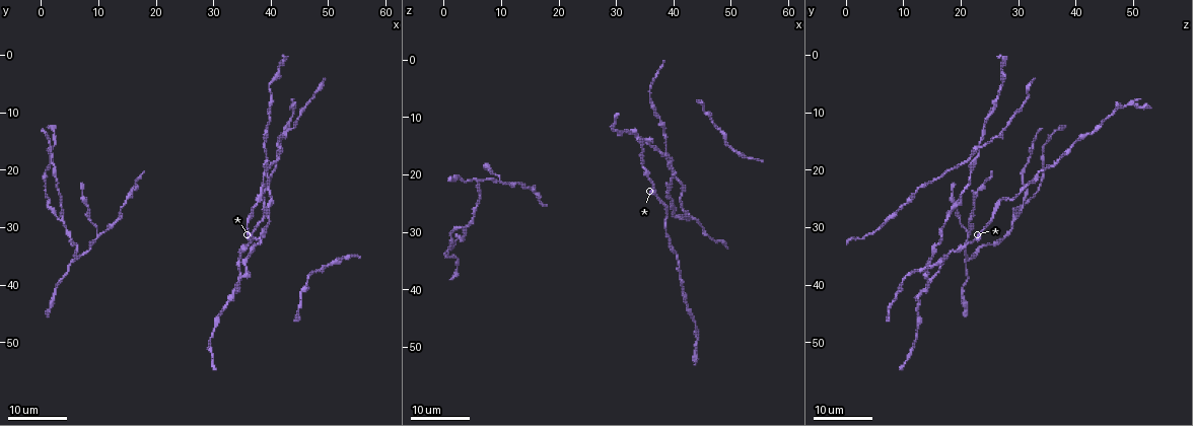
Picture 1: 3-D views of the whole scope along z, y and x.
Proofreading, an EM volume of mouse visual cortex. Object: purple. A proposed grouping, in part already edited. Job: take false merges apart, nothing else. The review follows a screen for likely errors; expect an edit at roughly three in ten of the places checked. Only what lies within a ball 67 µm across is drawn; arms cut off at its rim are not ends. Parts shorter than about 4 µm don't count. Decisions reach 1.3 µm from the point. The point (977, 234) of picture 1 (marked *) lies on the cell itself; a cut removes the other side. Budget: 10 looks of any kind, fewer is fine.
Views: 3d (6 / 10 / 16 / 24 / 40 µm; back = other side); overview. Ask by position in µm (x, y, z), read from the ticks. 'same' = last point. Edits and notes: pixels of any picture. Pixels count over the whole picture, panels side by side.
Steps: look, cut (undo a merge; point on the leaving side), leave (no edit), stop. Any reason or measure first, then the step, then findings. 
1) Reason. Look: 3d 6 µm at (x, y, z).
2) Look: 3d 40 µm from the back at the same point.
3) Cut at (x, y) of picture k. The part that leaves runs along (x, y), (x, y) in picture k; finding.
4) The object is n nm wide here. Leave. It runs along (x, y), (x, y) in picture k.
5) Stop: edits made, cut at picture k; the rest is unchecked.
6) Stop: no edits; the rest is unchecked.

Three arms meet. Look: 3d 24 µm at (34.0, 39.0, 14.0).

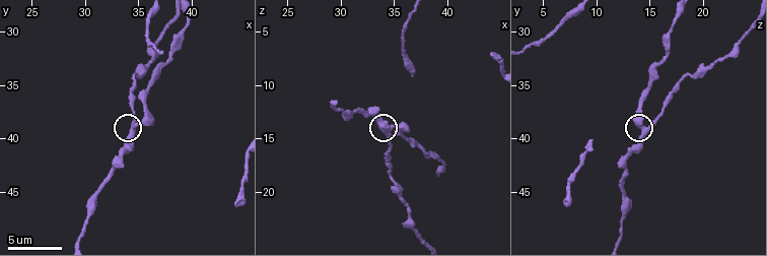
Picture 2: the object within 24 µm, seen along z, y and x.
Look: 3d 6 µm at (34.6, 39.2, 14.4).

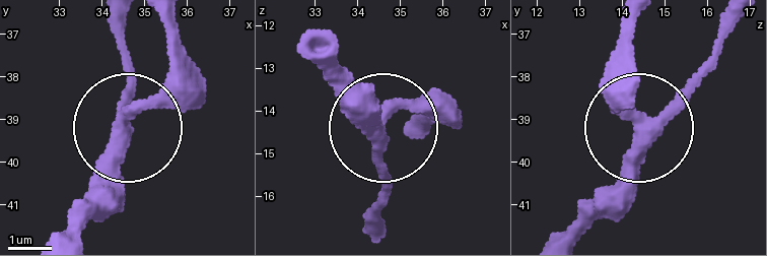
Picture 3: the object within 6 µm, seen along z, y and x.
3 arms meet here. Leave. One cell here.

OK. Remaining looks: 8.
Calibre changes. Look: 3d 10 µm at (38.2, 32.0, 16.8).

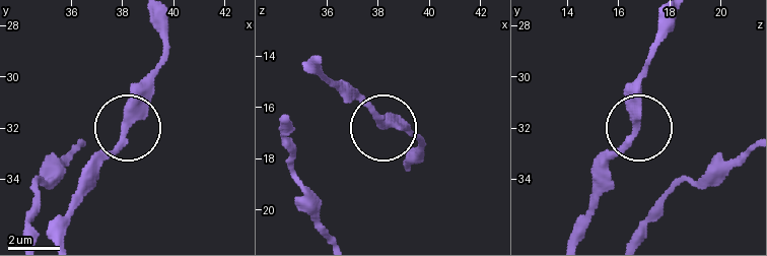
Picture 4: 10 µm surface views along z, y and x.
Zoom in. Look: 3d 6 µm at (38.1, 31.9, 16.7).

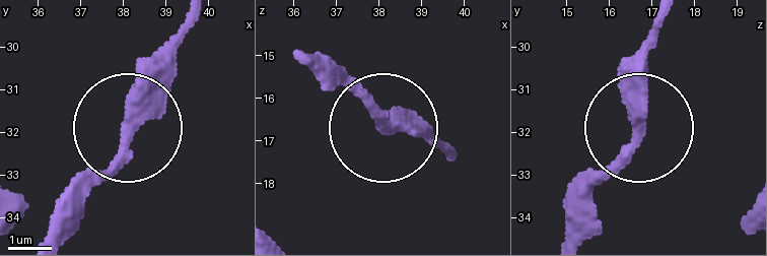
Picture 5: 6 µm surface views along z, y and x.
Leave. It runs along (565, 230), (634, 142), (652, 26) in picture 5; all the same cell.

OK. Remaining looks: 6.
Arms part here. Look: 3d 16 µm at (39.0, 19.0, 22.0).

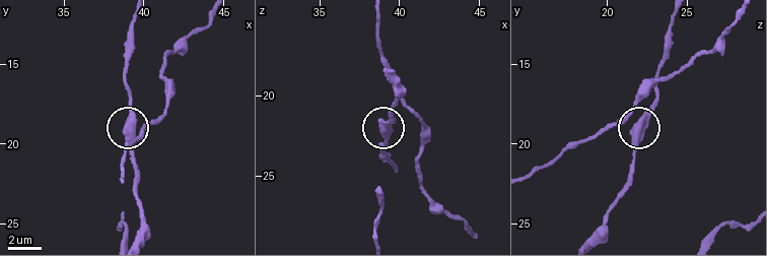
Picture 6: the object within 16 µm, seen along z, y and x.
Closer look. Look: 3d 10 µm at (39.3, 18.9, 21.8).

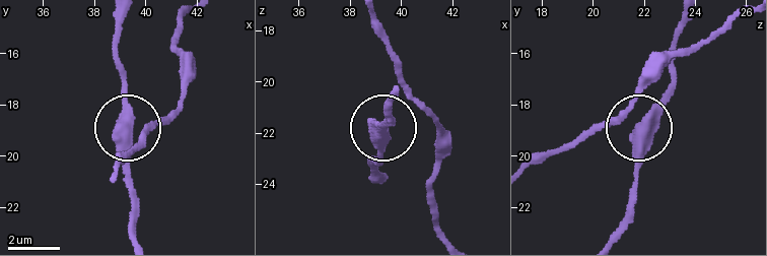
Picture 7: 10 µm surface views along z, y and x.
The side arm is 24 µm long. Leave. It runs along (611, 234), (628, 207), (643, 116), (672, 78) in picture 7; one cell here.

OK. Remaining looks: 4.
Three-way junction. Look: 3d 16 µm at (3.5, 28.5, 29.0).

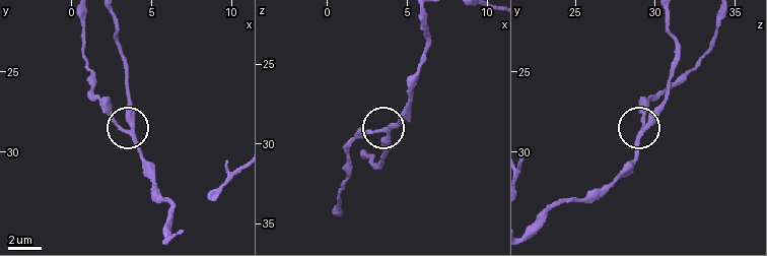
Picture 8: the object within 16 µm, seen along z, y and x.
Look: 3d 10 µm at (3.1, 28.4, 29.3).

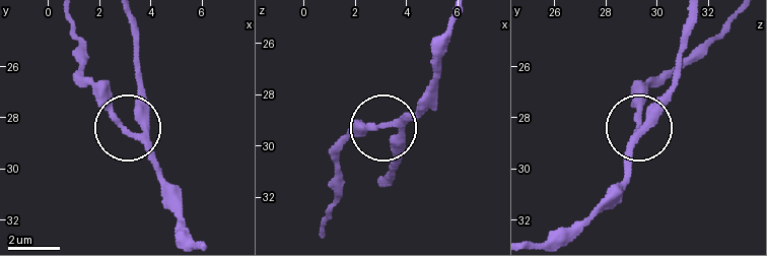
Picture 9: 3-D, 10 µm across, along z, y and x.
Look: 3d 6 µm at (3.0, 28.6, 29.2).

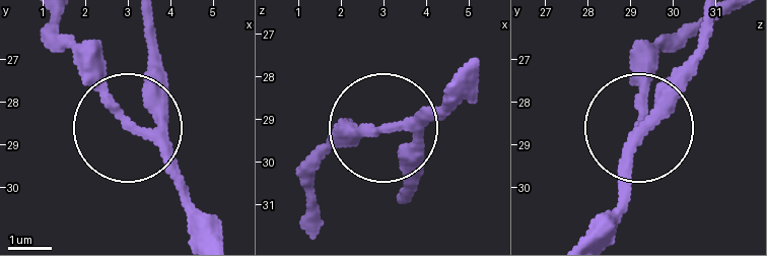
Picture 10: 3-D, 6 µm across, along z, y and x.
Leave. It runs along (214, 229), (175, 164), (134, 131), (152, 47) in picture 10; all the same cell.

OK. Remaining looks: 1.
Stop: no edits; the rest is unchecked.

